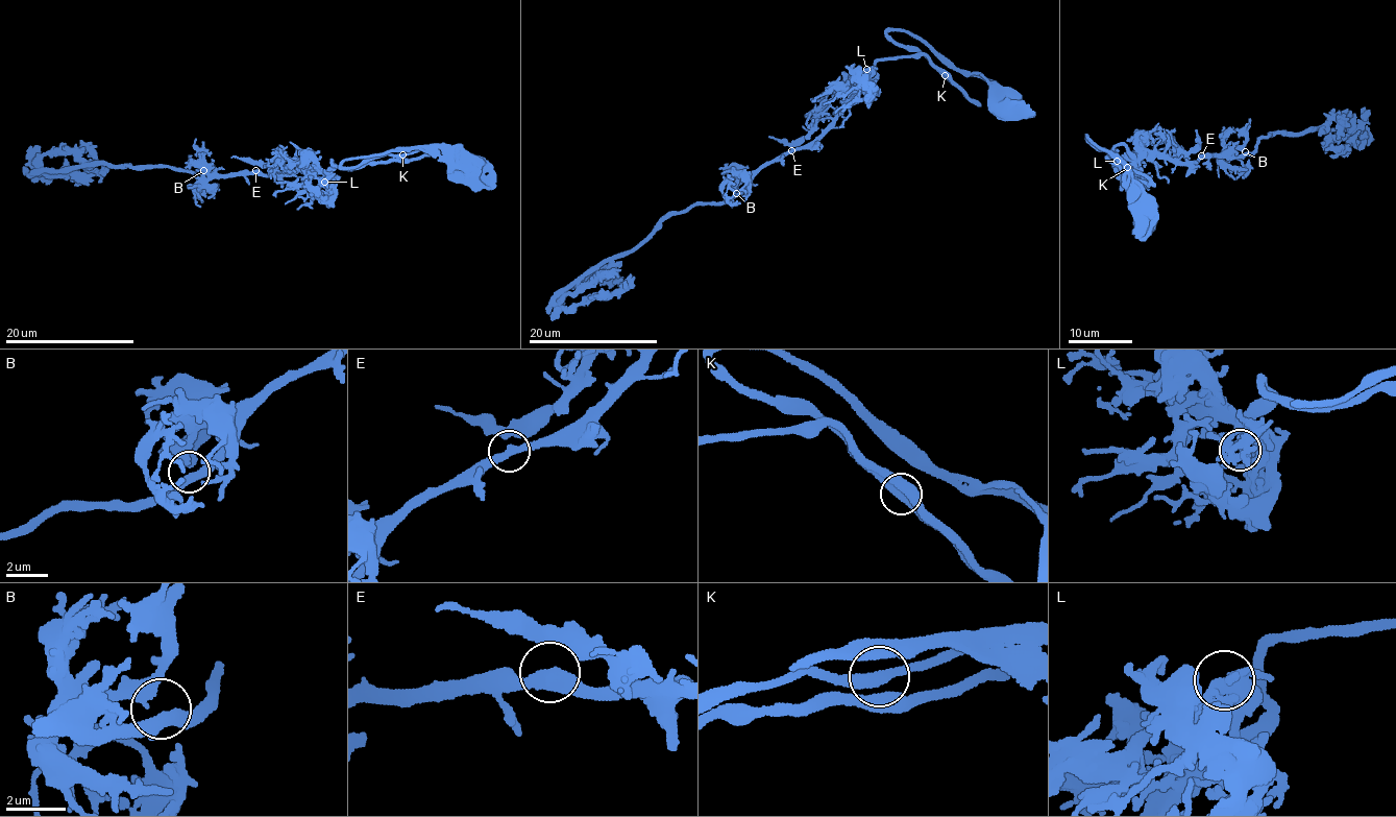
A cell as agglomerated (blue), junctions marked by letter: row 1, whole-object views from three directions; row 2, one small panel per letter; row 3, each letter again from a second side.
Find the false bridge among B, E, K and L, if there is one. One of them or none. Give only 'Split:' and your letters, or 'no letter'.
Split: no letter

